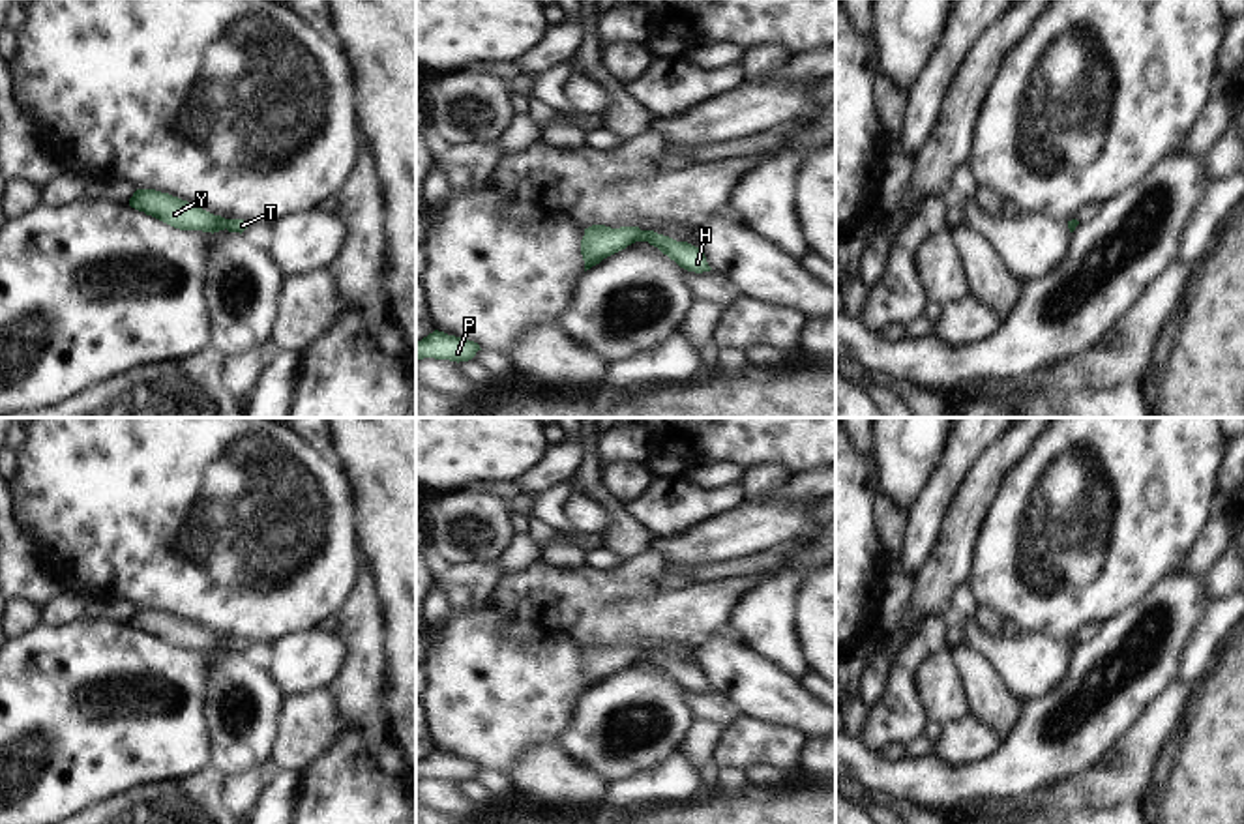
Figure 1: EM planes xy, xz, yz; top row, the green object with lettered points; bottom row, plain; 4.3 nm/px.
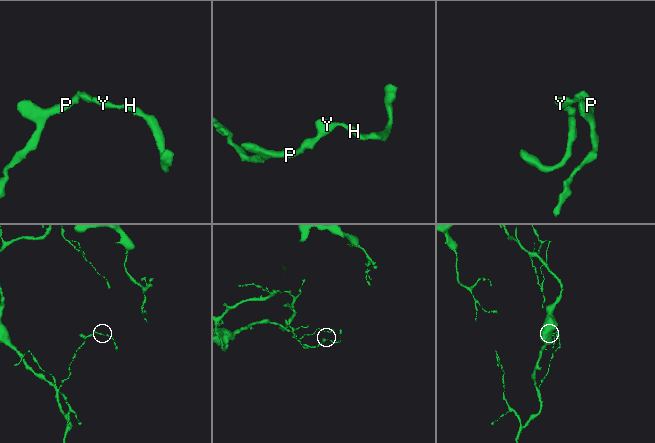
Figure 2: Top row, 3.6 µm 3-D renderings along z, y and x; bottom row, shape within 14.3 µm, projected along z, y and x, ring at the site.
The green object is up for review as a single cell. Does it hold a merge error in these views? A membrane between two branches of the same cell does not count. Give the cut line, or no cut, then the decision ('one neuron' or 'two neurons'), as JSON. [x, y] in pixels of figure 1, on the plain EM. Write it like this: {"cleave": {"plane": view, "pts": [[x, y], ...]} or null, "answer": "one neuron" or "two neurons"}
{"cleave": null, "answer": "one neuron"}

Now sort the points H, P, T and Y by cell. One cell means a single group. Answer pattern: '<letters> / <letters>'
H P T Y

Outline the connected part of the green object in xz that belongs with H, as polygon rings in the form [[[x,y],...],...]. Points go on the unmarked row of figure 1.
[[[592,644],[585,648],[581,659],[585,691],[635,661],[648,661],[688,691],[703,693],[712,689],[703,669],[688,661],[676,661],[654,650],[641,650],[639,646],[611,648],[605,644]]]

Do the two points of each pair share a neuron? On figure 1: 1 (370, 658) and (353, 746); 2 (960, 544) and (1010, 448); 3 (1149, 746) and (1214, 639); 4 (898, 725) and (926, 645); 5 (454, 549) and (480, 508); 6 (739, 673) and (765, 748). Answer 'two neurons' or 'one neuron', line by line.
1: one neuron
2: one neuron
3: two neurons
4: one neuron
5: one neuron
6: two neurons

